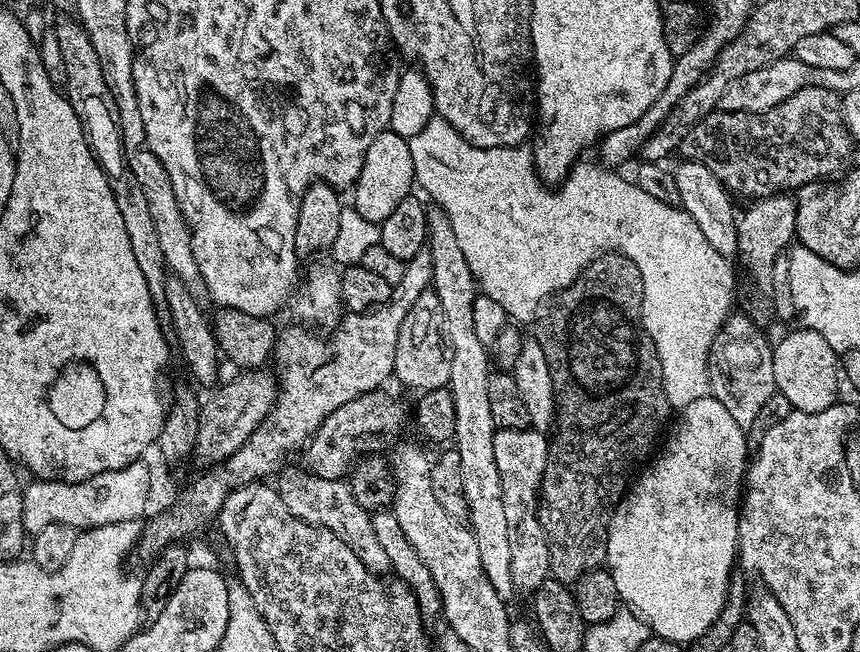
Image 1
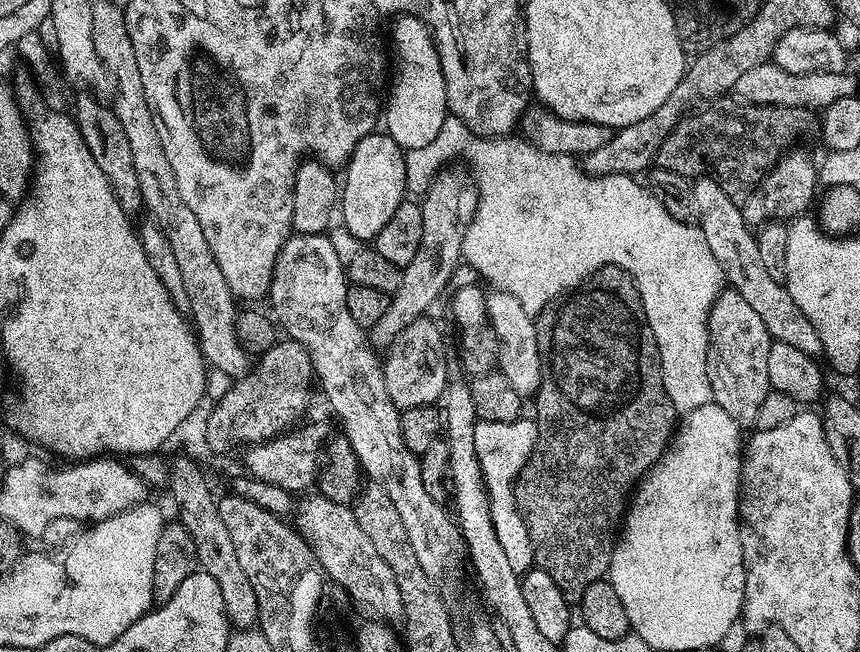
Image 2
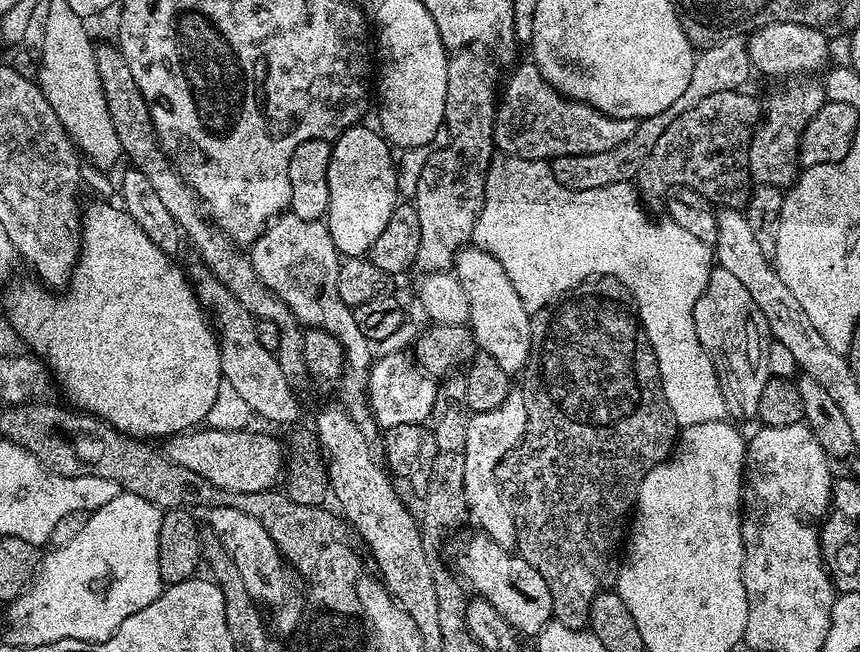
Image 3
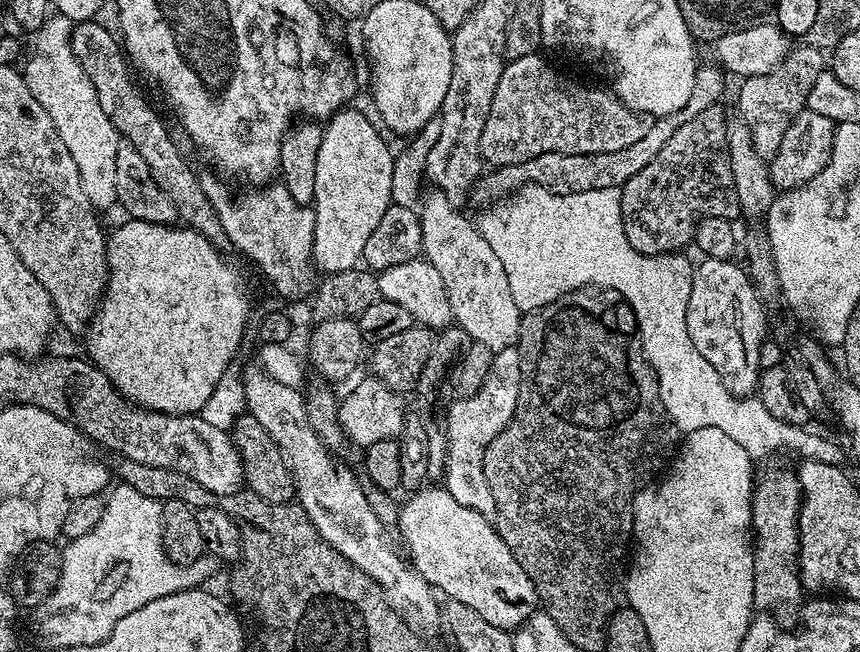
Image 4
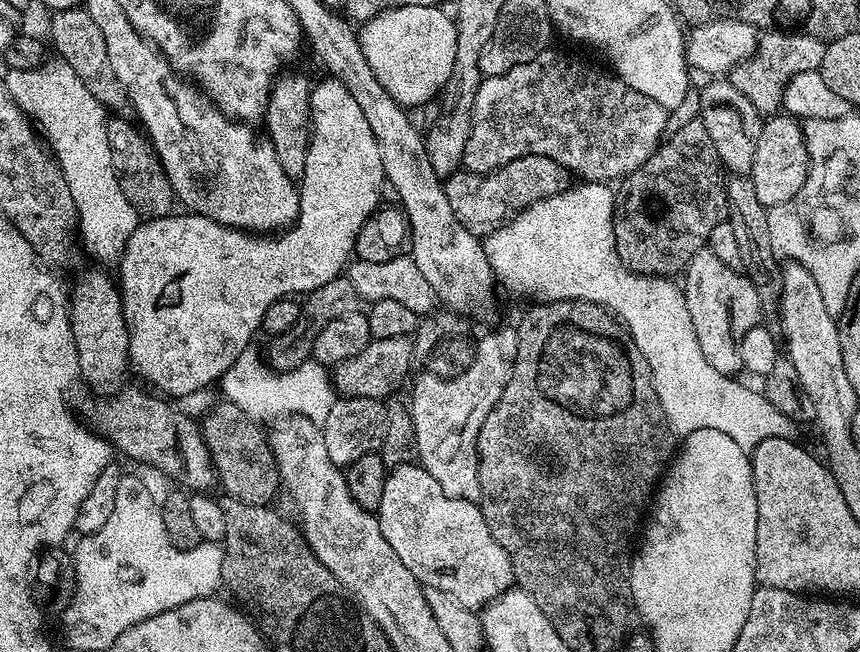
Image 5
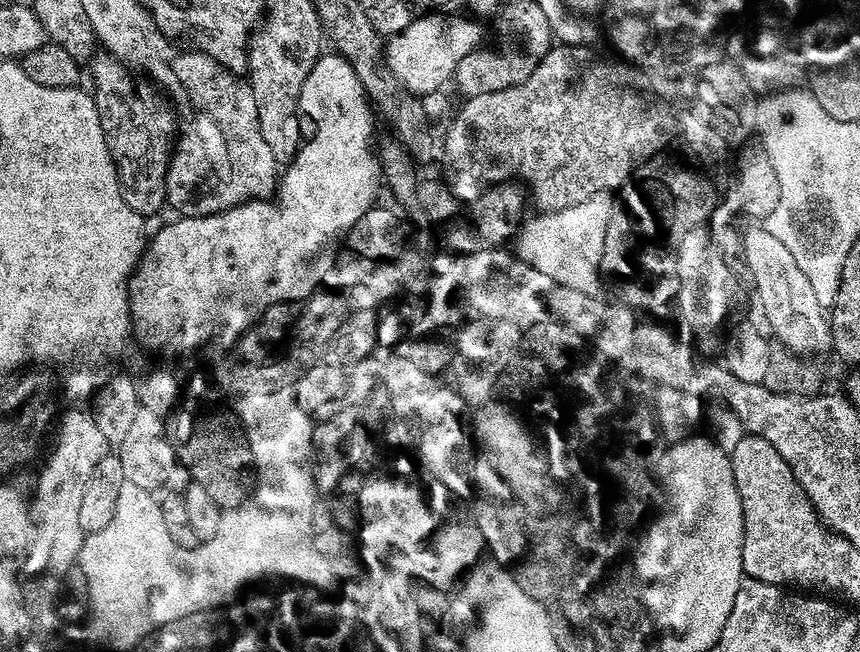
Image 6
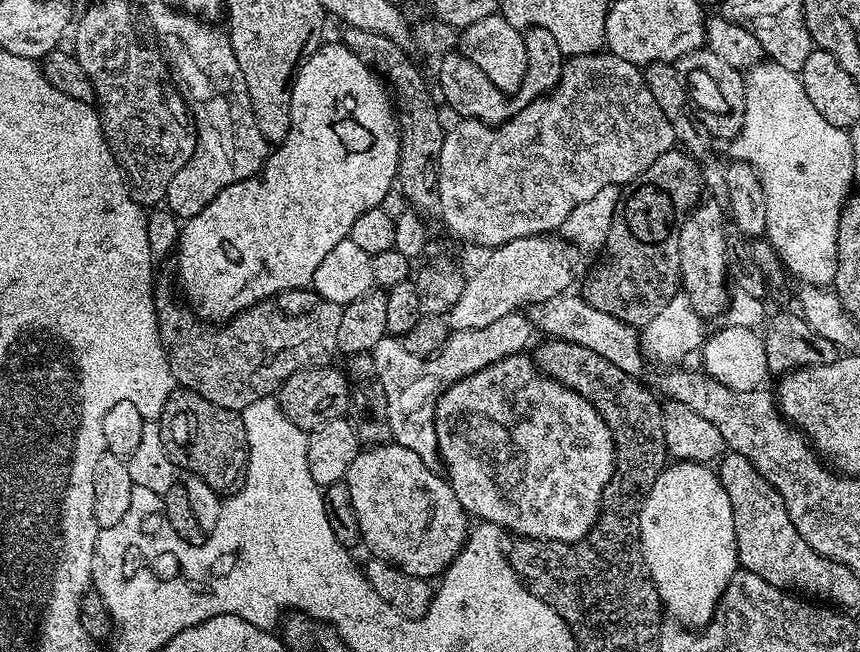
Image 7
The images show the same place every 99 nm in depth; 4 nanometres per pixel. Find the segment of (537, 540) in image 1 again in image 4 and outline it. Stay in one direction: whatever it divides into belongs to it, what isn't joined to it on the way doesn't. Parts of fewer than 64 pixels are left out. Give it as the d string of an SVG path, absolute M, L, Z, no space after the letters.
M513 346L501 348L493 355L490 374L486 374L486 382L472 396L453 399L448 408L448 456L445 458L443 487L454 498L454 502L462 502L462 506L470 506L478 514L489 518L495 517L494 494L490 494L490 486L484 473L484 449L510 422L518 402L520 389L520 349Z

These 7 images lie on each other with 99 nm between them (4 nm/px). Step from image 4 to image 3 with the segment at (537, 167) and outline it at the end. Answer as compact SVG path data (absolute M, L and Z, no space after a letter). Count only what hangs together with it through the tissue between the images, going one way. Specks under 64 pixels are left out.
M731 36L729 40L719 40L709 48L703 49L696 56L694 70L690 74L690 86L681 97L677 98L674 106L662 110L662 114L654 114L639 121L630 138L622 142L622 146L614 146L614 150L606 150L602 154L578 154L577 156L559 156L557 160L551 161L552 173L559 184L566 188L572 188L575 192L578 190L598 190L602 186L611 184L627 184L635 181L636 173L639 172L646 154L654 150L654 142L662 138L666 126L678 118L678 114L686 114L690 106L698 106L702 98L710 98L710 94L719 92L731 92L744 86L748 80L748 75L753 75L752 60L748 56L747 43L739 36Z

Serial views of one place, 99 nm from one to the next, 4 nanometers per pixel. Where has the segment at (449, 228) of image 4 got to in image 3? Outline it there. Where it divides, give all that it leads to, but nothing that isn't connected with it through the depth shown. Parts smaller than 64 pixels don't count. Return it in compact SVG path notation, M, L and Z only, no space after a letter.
M465 246L456 253L454 275L458 282L462 282L466 302L470 304L468 324L479 351L494 358L494 362L498 362L502 370L510 374L520 371L523 373L529 367L527 364L530 364L532 356L532 316L526 306L522 306L518 290L510 286L510 278L506 278L502 262L498 262L498 258L494 258L483 248Z

